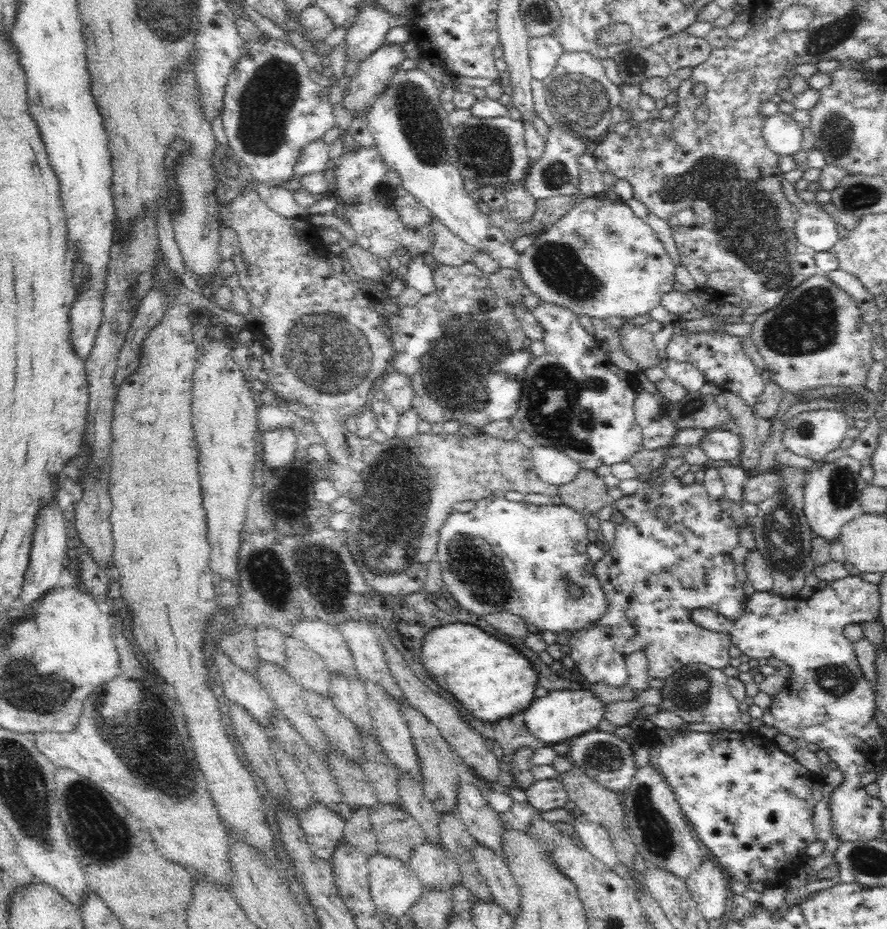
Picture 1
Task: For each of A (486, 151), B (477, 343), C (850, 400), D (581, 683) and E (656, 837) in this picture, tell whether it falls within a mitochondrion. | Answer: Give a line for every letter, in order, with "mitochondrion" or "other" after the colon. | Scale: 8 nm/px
A: mitochondrion
B: mitochondrion
C: mitochondrion
D: other
E: mitochondrion

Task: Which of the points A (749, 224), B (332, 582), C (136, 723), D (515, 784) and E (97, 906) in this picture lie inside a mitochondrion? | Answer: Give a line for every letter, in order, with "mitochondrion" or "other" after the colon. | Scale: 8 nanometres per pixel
A: mitochondrion
B: mitochondrion
C: other
D: other
E: other

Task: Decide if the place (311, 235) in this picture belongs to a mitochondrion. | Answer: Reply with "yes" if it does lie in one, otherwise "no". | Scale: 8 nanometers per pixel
no

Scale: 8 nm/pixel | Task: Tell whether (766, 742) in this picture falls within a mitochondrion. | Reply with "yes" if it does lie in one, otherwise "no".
no

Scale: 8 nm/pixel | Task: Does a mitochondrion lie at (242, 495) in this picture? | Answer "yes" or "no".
no

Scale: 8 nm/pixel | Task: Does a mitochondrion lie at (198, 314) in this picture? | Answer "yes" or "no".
no

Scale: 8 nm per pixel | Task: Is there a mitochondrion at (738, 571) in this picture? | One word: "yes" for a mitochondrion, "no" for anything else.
no

